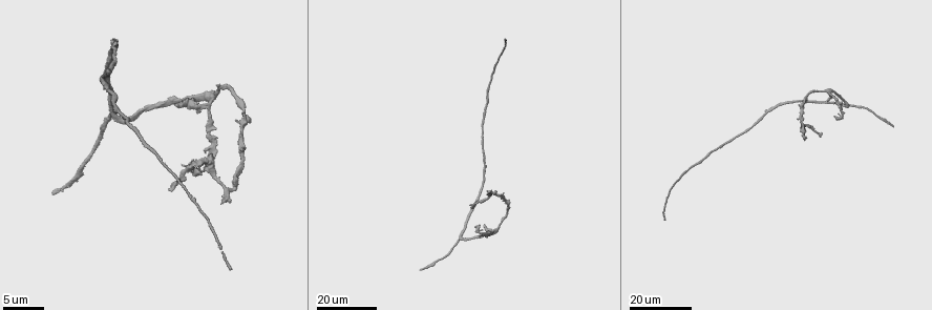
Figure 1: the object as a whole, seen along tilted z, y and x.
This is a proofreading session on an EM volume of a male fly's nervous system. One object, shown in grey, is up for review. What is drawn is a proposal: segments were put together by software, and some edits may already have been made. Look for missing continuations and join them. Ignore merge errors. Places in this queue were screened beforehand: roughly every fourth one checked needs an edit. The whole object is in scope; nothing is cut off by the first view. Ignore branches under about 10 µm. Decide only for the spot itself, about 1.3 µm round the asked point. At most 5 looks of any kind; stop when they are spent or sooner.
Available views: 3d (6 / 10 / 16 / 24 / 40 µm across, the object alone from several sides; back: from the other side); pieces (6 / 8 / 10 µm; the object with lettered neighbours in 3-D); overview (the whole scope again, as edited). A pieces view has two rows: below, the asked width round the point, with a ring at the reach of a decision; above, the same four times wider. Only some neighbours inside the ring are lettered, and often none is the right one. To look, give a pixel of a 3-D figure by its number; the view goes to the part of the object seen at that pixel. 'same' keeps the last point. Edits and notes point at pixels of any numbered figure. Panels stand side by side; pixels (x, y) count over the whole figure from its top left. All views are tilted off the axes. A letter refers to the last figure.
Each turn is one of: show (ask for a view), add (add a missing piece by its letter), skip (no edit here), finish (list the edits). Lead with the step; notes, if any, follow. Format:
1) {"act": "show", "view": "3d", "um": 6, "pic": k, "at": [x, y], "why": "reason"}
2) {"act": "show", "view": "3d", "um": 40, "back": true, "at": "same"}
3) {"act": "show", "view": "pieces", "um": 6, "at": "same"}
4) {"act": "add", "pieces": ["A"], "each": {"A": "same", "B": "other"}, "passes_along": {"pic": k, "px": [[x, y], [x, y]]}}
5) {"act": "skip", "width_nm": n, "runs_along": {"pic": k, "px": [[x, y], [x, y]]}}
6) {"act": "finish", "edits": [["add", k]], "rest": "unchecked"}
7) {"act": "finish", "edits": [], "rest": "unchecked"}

{"act": "show", "view": "3d", "um": 16, "pic": 1, "at": [891, 127], "why": "free end"}

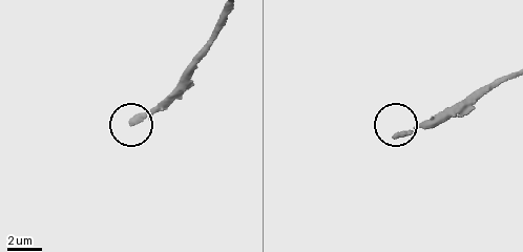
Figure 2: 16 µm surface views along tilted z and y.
{"act": "show", "view": "pieces", "um": 6, "pic": 2, "at": [131, 123], "why": "see the neighbours"}

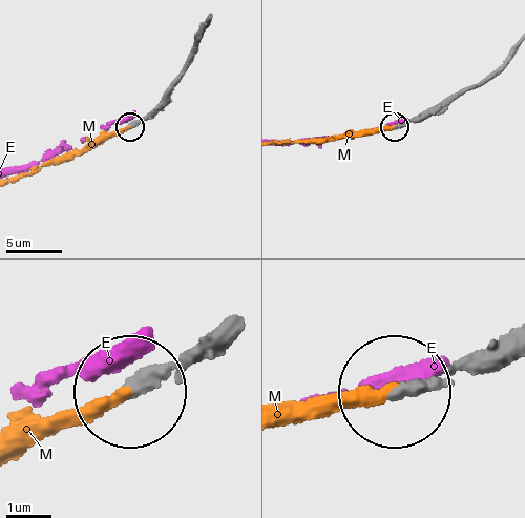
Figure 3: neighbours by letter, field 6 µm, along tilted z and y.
{"act": "add", "pieces": ["M"], "each": {"E": "other", "M": "same"}, "passes_along": {"pic": 3, "px": [[500, 338], [433, 382], [289, 418]]}, "found": "the neuron continues"}

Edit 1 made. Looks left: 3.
{"act": "show", "view": "3d", "um": 16, "pic": 1, "at": [819, 135], "why": "branch stops here"}

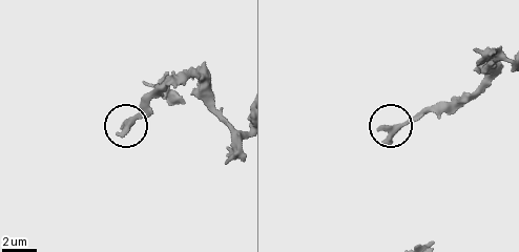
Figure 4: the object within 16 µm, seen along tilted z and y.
{"act": "show", "view": "pieces", "um": 10, "pic": 4, "at": [380, 126]}

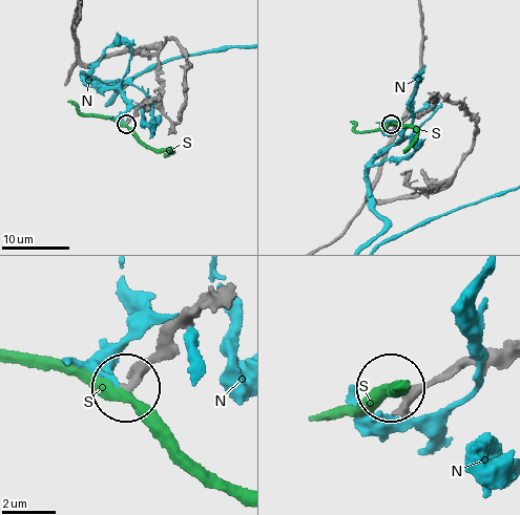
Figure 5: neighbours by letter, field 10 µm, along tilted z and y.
{"act": "skip", "width_nm": 370, "each": {"N": "other", "S": "other"}, "runs_along": {"pic": 5, "px": [[206, 306], [172, 317], [152, 357], [129, 384]]}, "found": "none of them fits"}

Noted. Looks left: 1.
{"act": "finish", "edits": [["add", 3]], "rest": "unchecked"}

